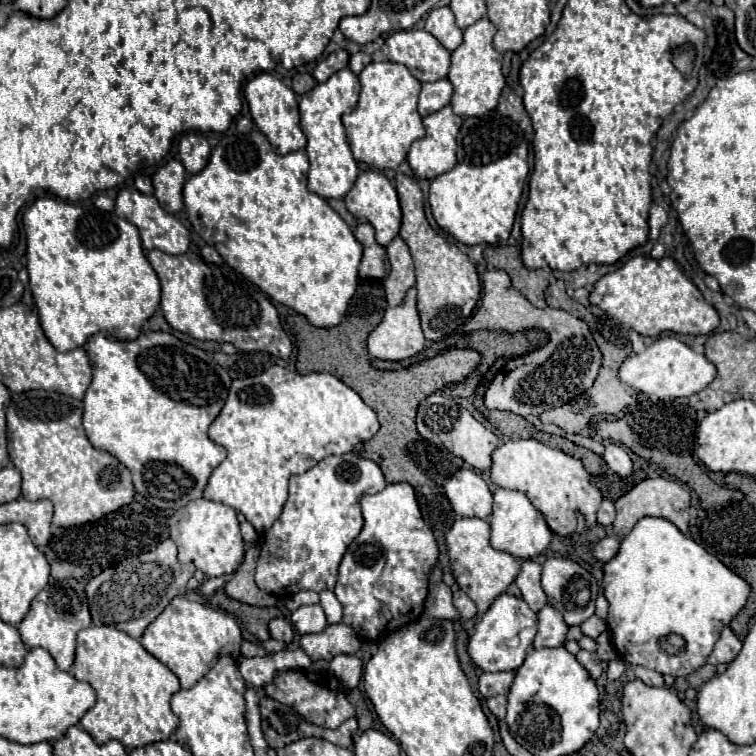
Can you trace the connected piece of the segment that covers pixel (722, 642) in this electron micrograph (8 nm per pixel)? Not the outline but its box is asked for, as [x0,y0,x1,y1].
[708,627,742,665]

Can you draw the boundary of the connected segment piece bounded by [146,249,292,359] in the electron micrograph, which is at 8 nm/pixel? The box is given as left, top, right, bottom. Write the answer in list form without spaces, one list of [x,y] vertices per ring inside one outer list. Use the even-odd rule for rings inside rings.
[[[152,249],[146,253],[162,285],[162,313],[170,327],[194,339],[232,343],[242,351],[266,351],[276,357],[290,357],[292,343],[284,333],[278,311],[254,283],[244,279],[228,265],[208,265],[196,253],[168,255]]]

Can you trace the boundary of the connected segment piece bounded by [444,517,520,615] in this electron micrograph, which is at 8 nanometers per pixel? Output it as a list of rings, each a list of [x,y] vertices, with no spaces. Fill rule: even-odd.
[[[456,519],[446,533],[446,547],[450,555],[450,569],[458,587],[478,605],[478,615],[482,615],[488,605],[506,591],[506,587],[516,579],[520,563],[516,557],[490,547],[490,525],[486,519]]]

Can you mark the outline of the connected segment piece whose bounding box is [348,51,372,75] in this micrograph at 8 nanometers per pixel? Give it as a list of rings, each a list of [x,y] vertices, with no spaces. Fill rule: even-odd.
[[[358,51],[358,53],[354,53],[352,57],[350,57],[350,63],[348,63],[348,67],[358,75],[368,63],[370,63],[372,59],[370,59],[370,55],[366,55],[366,53],[362,53],[362,51]]]

